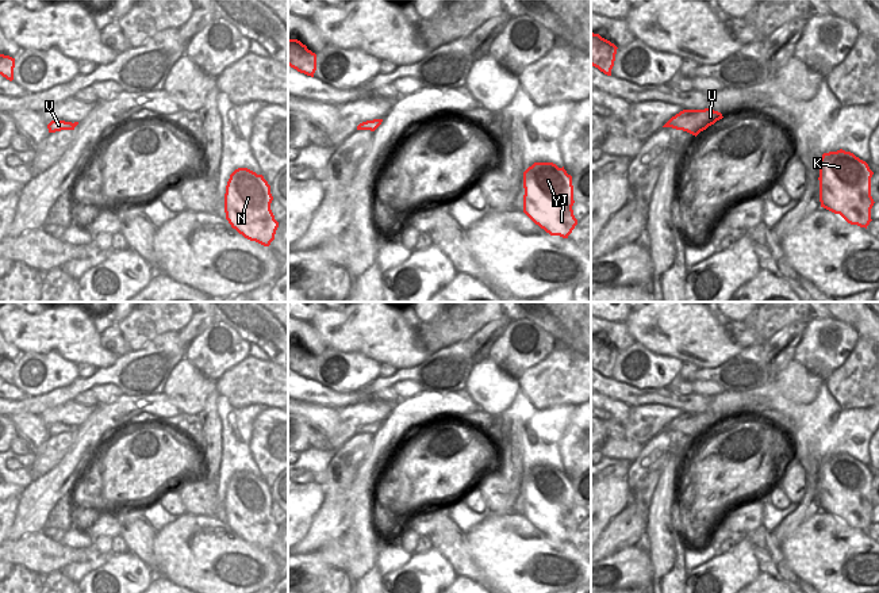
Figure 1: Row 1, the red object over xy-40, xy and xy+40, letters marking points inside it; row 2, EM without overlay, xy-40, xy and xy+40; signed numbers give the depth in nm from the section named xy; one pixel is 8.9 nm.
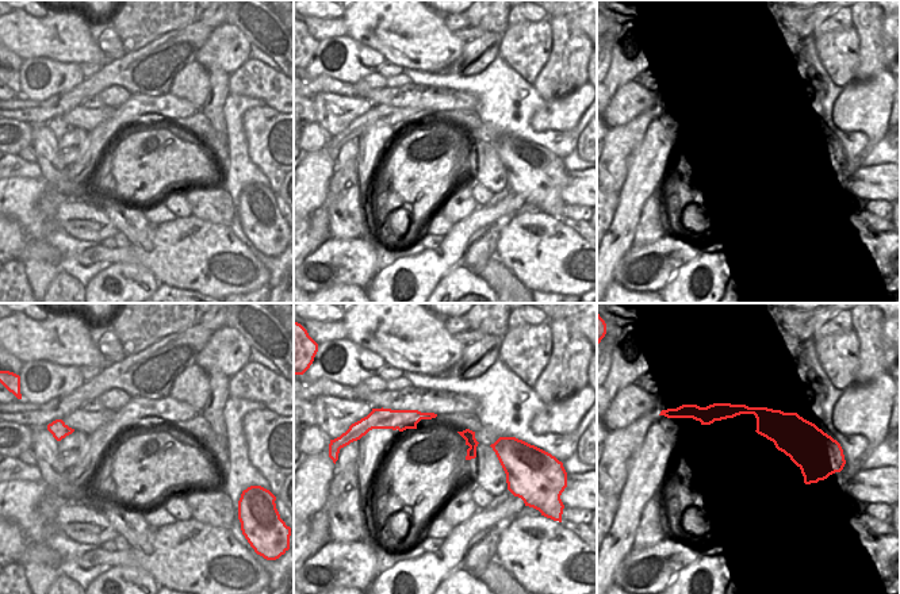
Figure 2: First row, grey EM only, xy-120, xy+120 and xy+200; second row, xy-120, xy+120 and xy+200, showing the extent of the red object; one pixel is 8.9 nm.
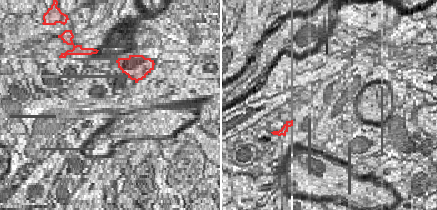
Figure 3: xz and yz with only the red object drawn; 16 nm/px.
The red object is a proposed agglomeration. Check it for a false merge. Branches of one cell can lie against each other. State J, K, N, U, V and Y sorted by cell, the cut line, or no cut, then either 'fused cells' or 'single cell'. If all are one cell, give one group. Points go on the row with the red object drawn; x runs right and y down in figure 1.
J K N U Y / V | xy+40 (668, 121), (679, 126) | fused cells

